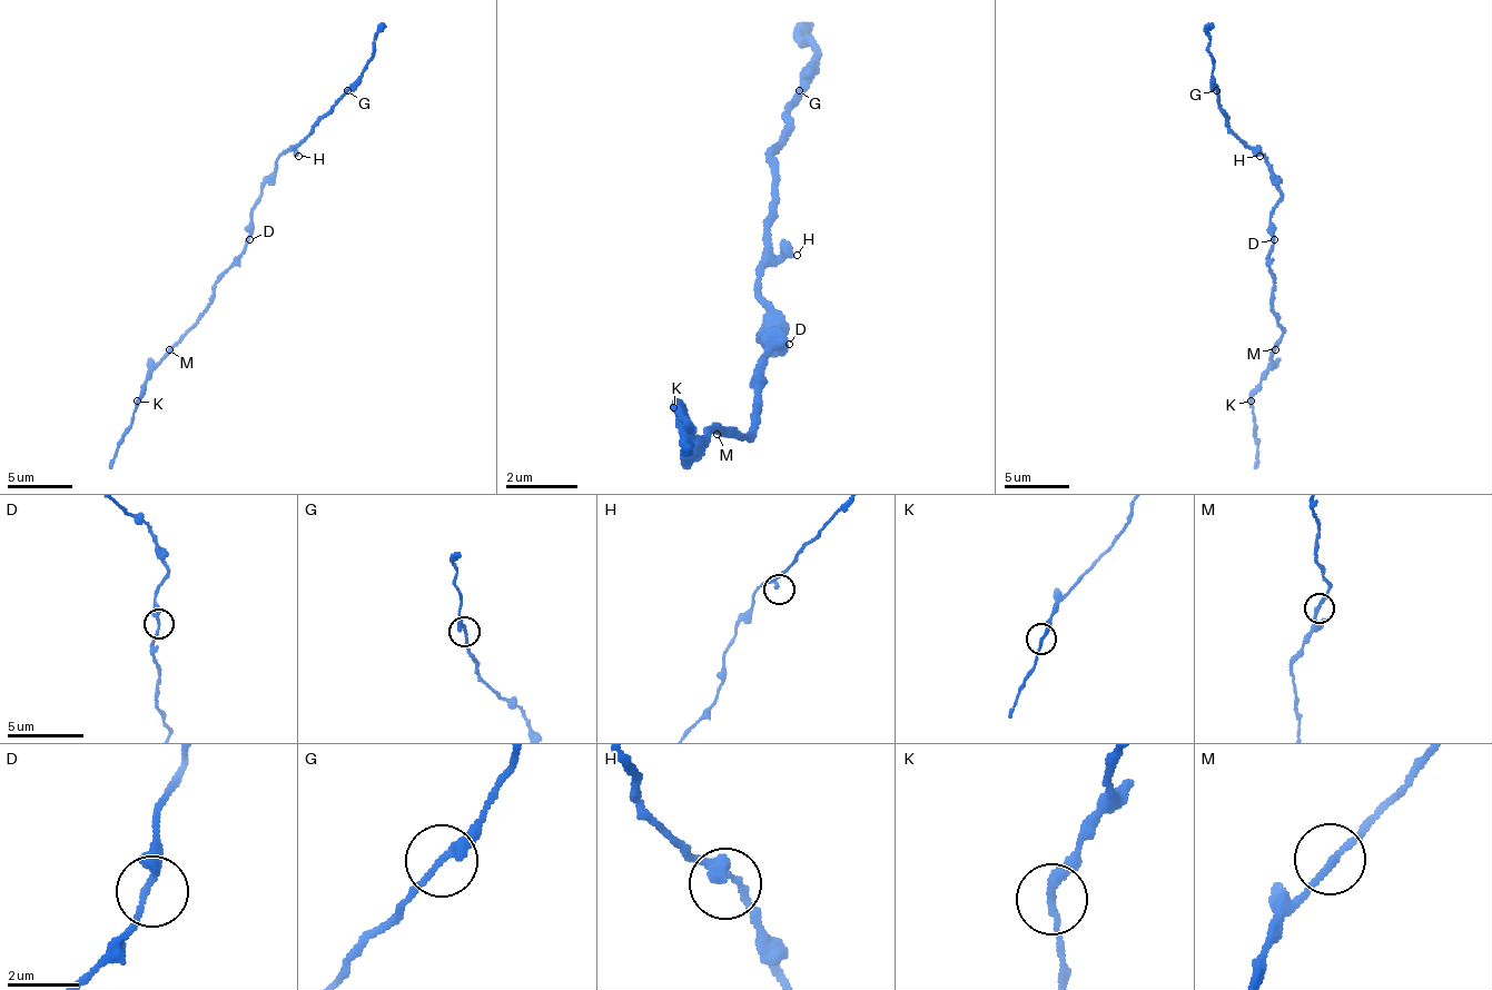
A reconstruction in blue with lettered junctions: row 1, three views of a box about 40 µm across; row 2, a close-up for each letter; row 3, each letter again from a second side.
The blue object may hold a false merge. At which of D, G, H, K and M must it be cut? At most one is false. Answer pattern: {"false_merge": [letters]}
{"false_merge": []}

